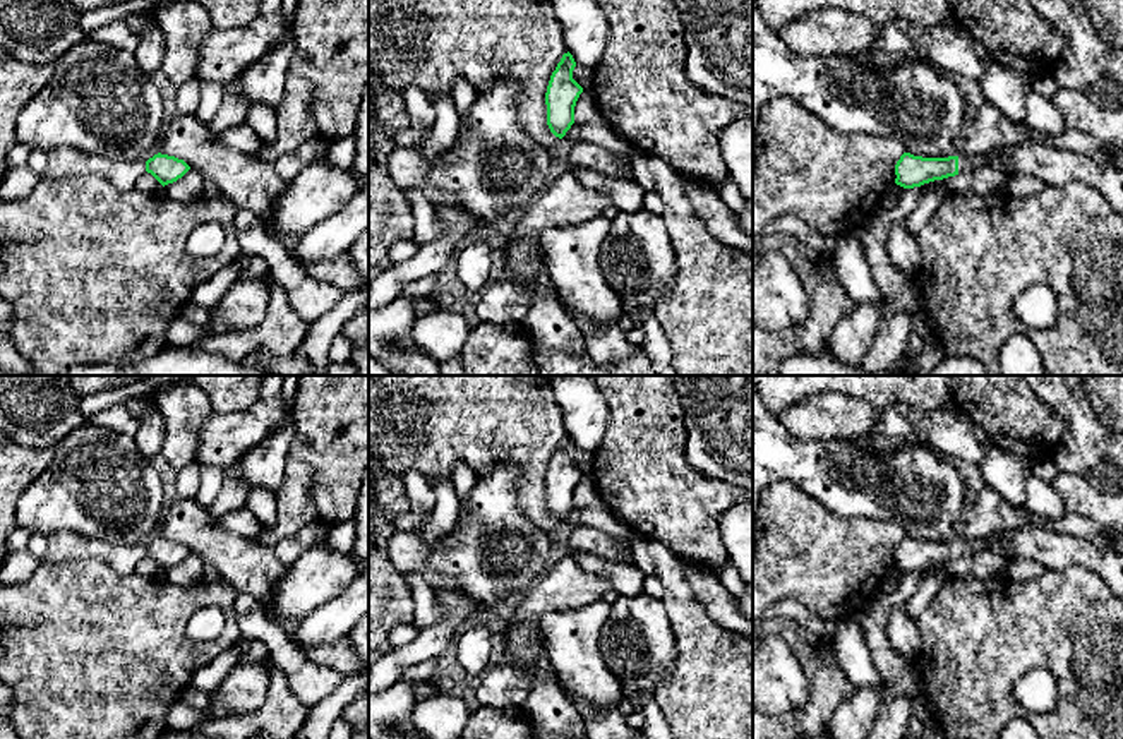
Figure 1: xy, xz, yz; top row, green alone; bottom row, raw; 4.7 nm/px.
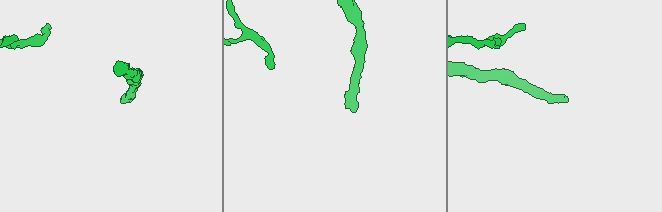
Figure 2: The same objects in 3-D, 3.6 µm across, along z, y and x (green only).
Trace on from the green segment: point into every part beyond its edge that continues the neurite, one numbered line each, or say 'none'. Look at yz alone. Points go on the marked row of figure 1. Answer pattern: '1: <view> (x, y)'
1: yz (966, 163)

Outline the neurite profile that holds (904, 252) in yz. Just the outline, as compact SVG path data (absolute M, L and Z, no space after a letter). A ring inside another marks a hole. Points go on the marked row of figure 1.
M904 221L892 226L886 238L886 252L892 264L907 278L916 278L922 266L917 238L907 230Z

